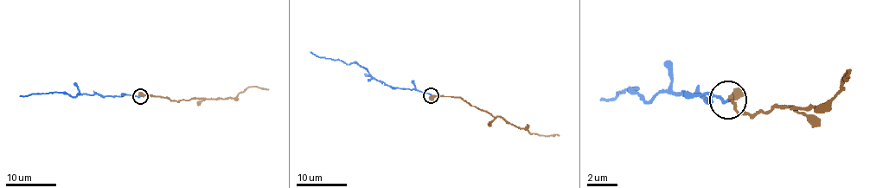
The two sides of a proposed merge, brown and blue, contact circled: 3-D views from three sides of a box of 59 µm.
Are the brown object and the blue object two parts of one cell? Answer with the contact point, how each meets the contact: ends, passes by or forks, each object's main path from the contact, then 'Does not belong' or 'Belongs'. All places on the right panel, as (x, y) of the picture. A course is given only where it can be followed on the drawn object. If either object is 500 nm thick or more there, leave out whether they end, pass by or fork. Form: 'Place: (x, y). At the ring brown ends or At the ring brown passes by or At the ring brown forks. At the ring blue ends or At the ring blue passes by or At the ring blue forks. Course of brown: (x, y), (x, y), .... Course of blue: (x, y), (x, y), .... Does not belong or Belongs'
Place: (728, 100). At the ring brown passes by. At the ring blue ends. Course of brown: (727, 99), (731, 99), (742, 113), (790, 106), (824, 106), (840, 91), (847, 73), (847, 80). Course of blue: (727, 99), (671, 91), (649, 102), (633, 91), (637, 87), (622, 91), (615, 99), (599, 99). Belongs

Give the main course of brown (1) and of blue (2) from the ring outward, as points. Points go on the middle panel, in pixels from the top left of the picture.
1: (431, 94), (464, 100), (494, 116), (502, 116), (516, 126), (525, 127), (530, 132), (559, 135)
2: (431, 94), (415, 89), (391, 88), (355, 63), (346, 64), (338, 59), (316, 56), (310, 52)

